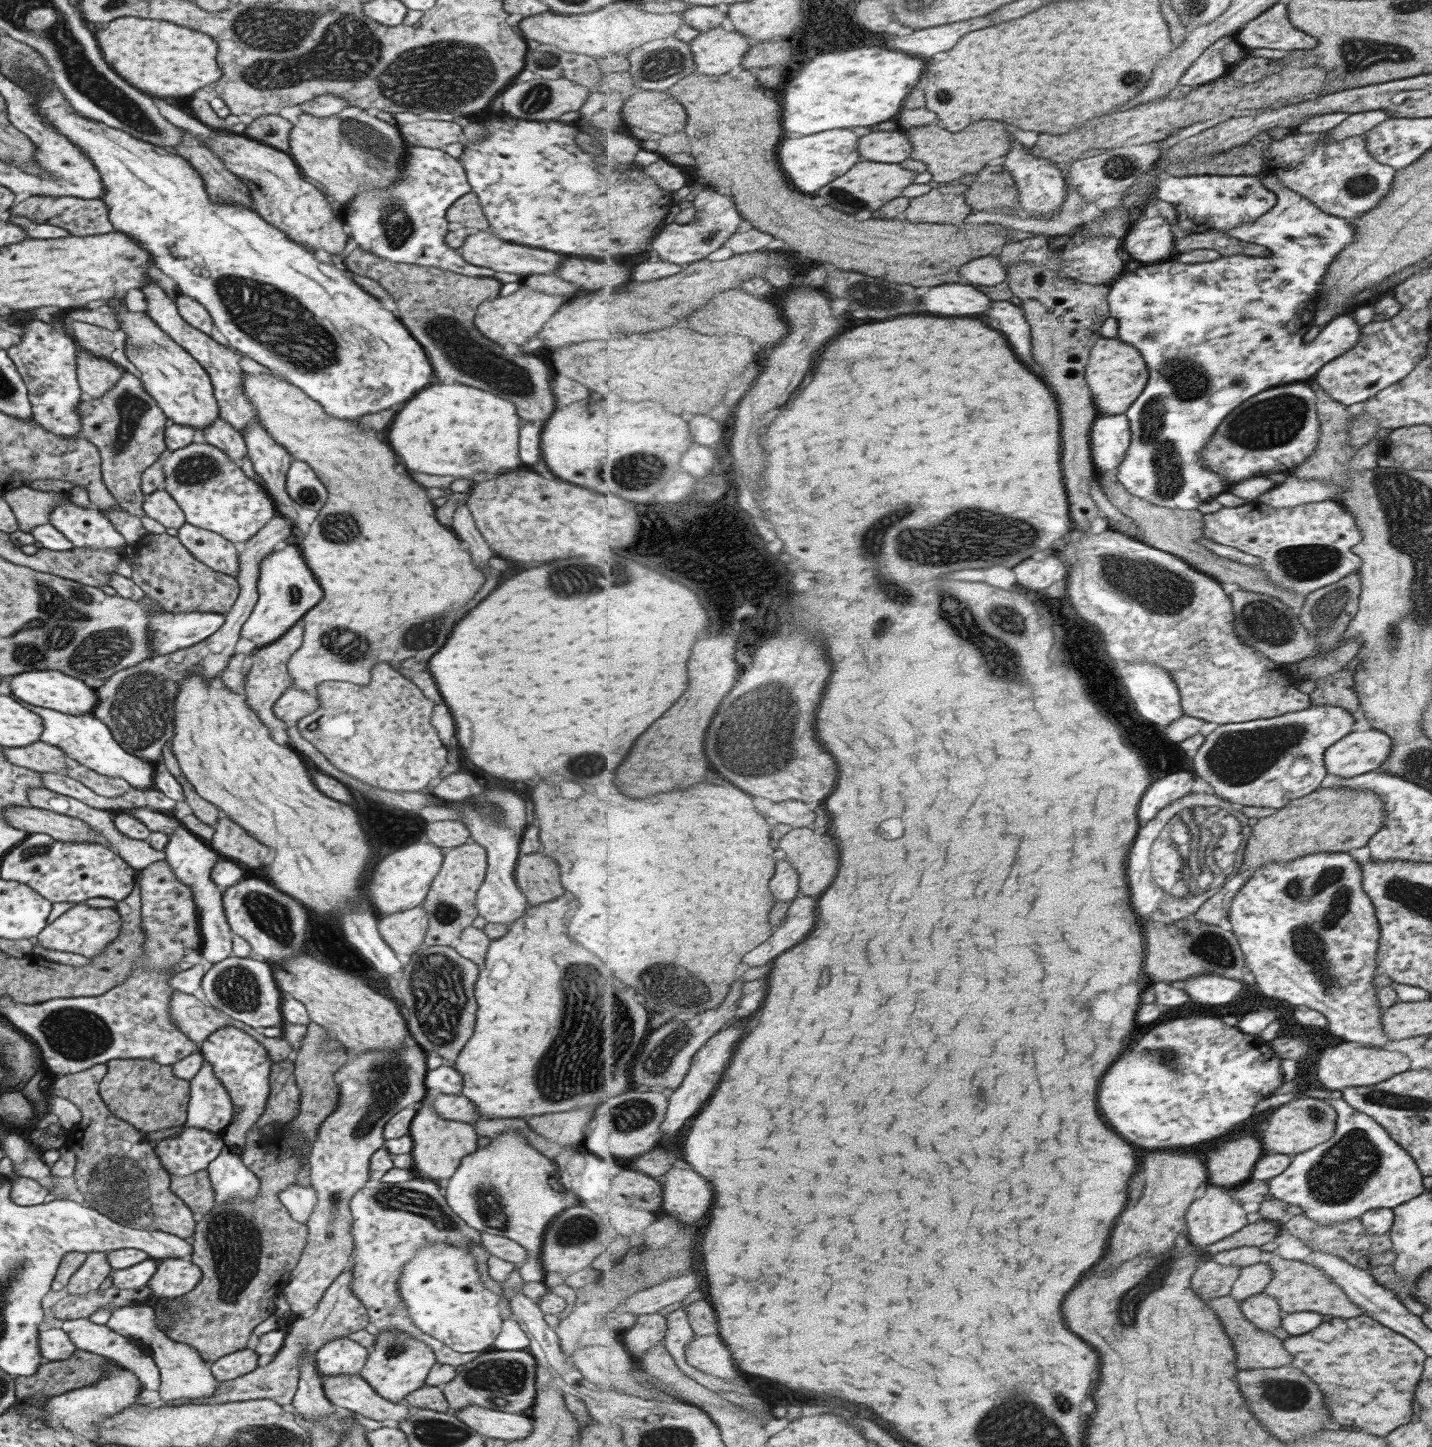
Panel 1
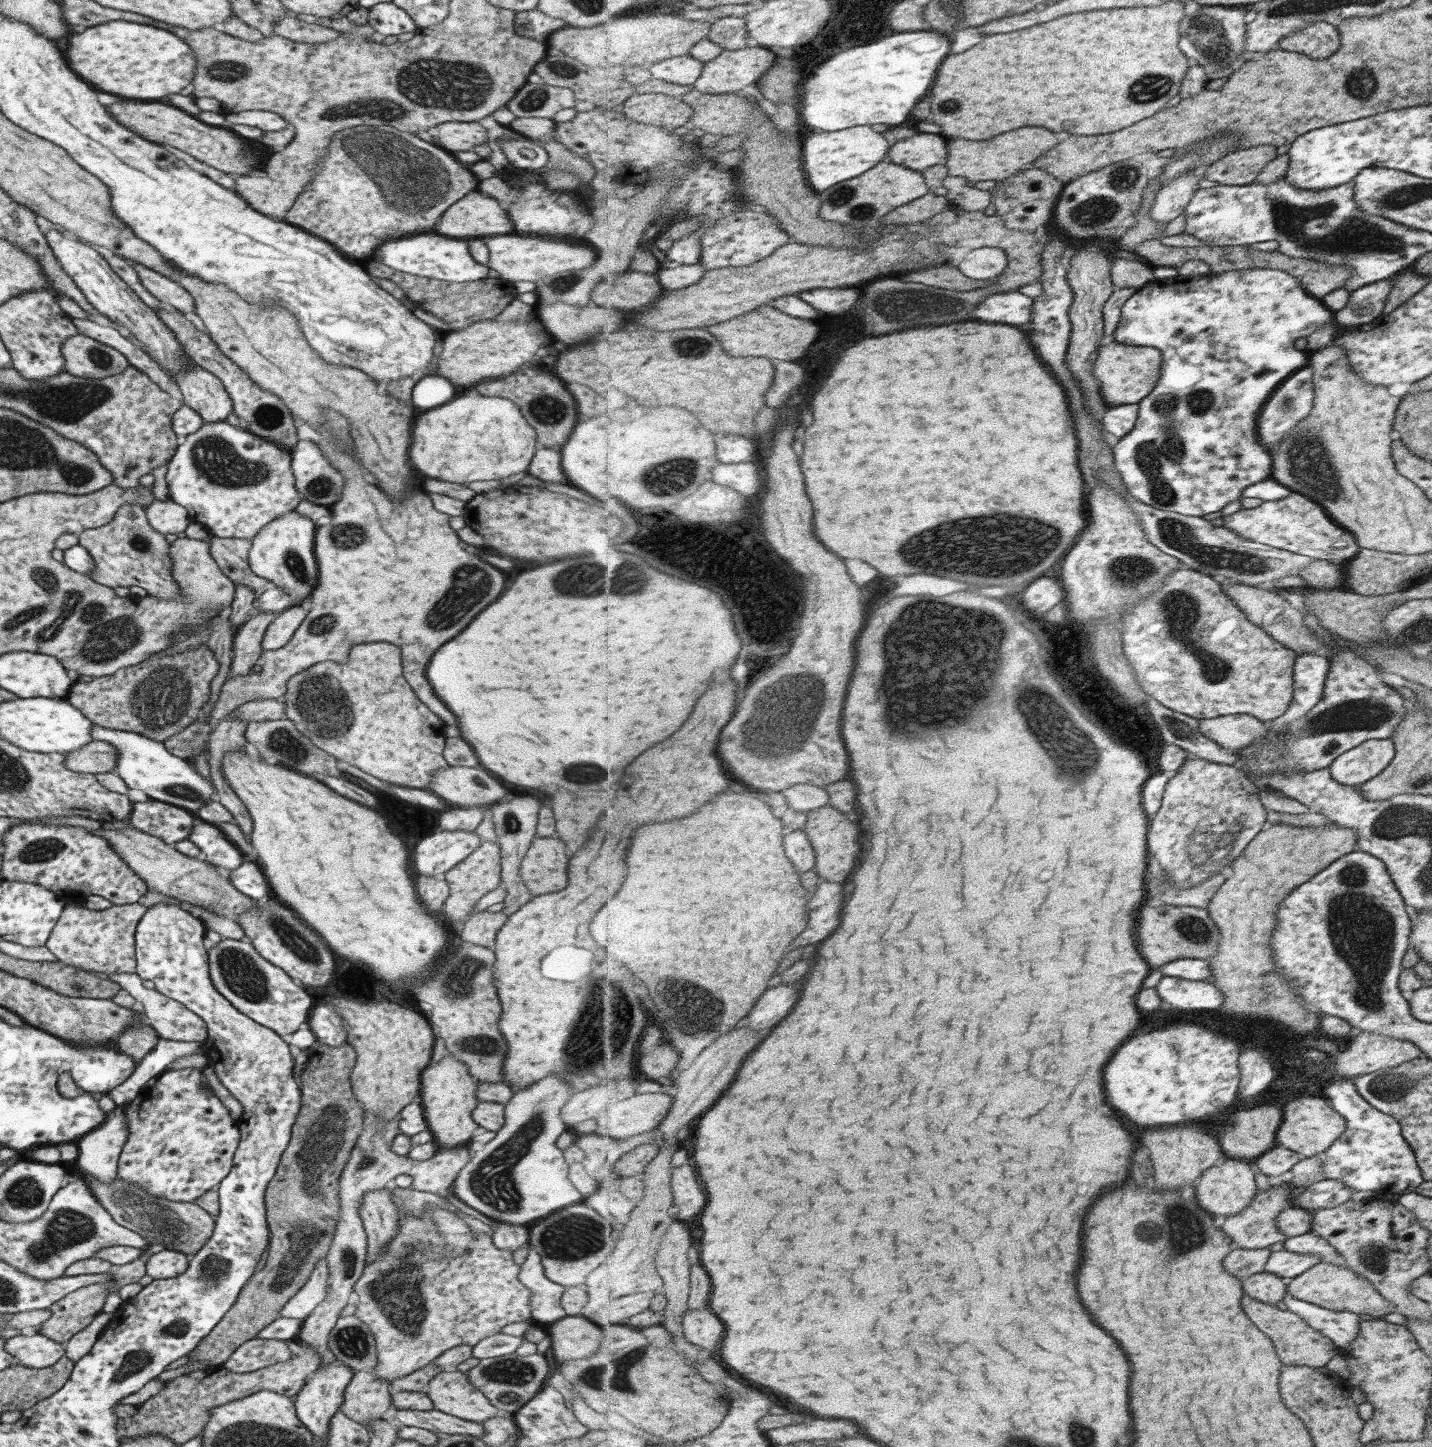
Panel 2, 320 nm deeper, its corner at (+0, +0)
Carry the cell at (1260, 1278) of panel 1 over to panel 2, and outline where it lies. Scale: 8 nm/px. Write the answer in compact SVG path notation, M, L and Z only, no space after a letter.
M1281 1249L1270 1253L1269 1259L1267 1259L1265 1264L1265 1272L1275 1274L1275 1276L1281 1278L1293 1279L1319 1262L1319 1256L1294 1253L1287 1249Z

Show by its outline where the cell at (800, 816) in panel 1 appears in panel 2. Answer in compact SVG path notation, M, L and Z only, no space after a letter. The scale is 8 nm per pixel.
M811 783L792 784L791 788L781 790L788 807L795 812L799 810L813 810L829 804L830 796L825 787Z

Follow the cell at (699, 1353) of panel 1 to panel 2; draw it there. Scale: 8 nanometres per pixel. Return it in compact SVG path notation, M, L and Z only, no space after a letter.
M709 1306L702 1309L691 1309L683 1315L684 1336L704 1353L720 1349L725 1324L711 1312Z

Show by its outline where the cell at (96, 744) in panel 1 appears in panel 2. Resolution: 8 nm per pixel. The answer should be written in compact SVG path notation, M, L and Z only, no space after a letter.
M91 724L92 741L105 742L117 750L117 759L114 770L128 788L140 790L149 799L169 803L190 812L199 810L204 804L214 800L214 787L210 780L201 778L189 761L176 758L165 750L163 744L143 738L142 734L110 730Z

